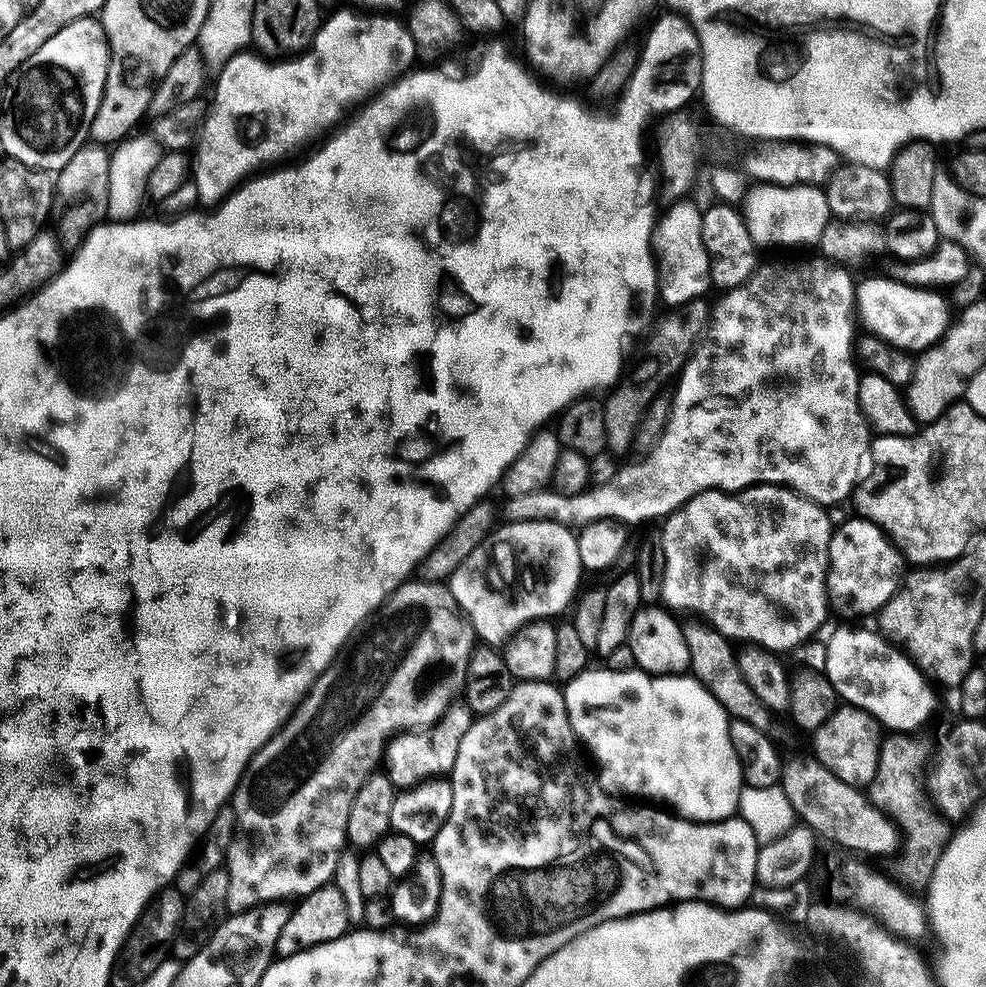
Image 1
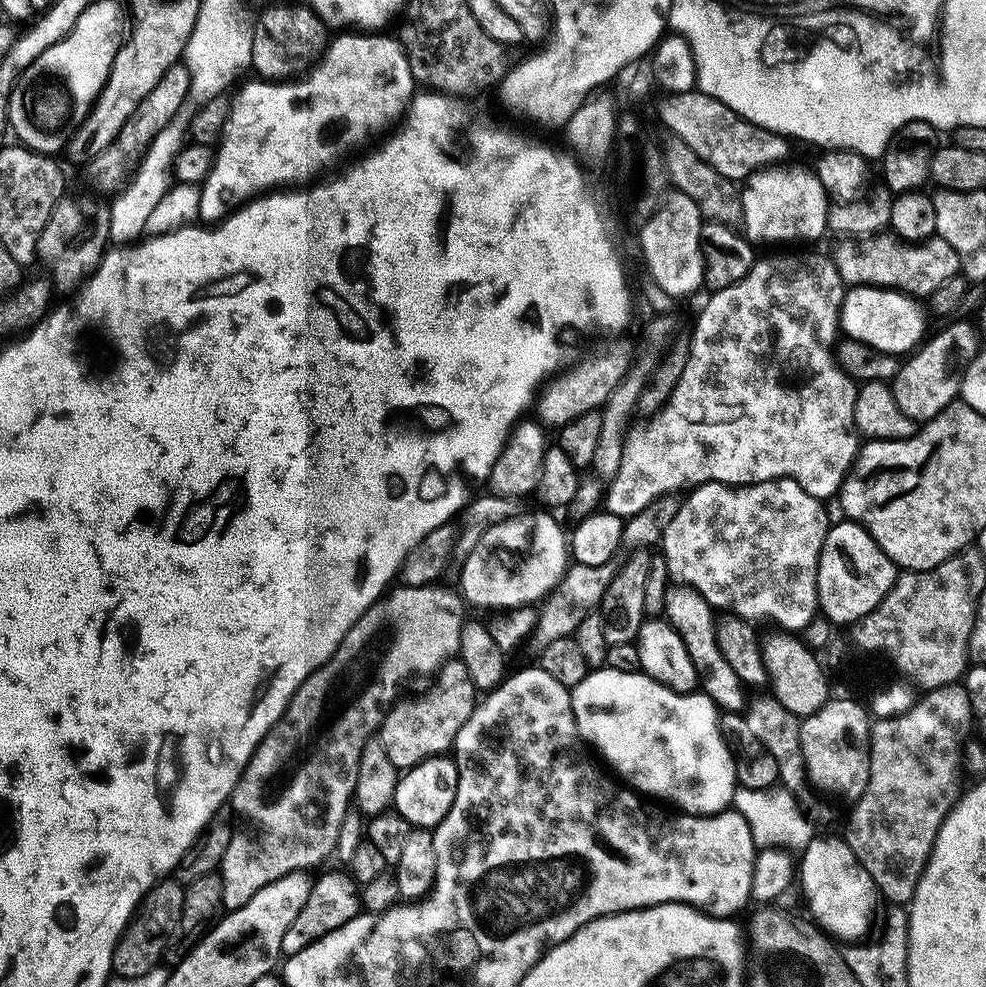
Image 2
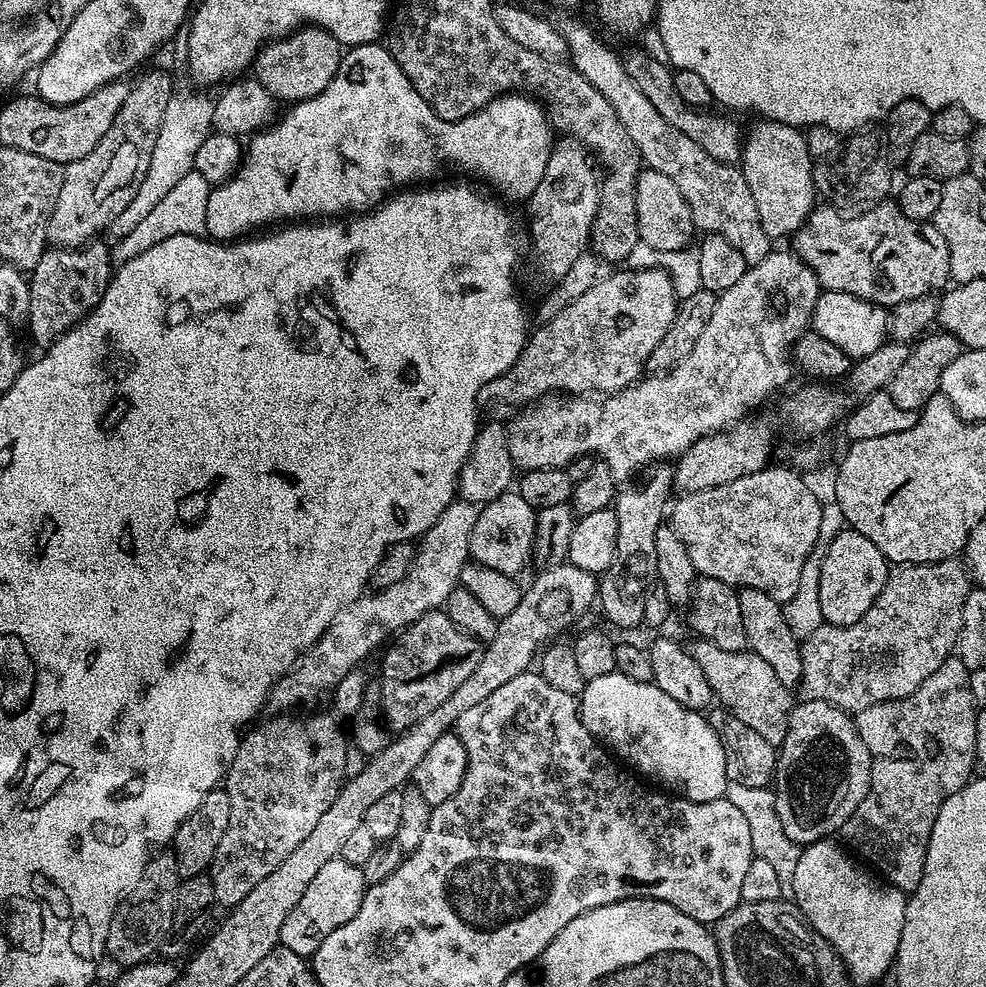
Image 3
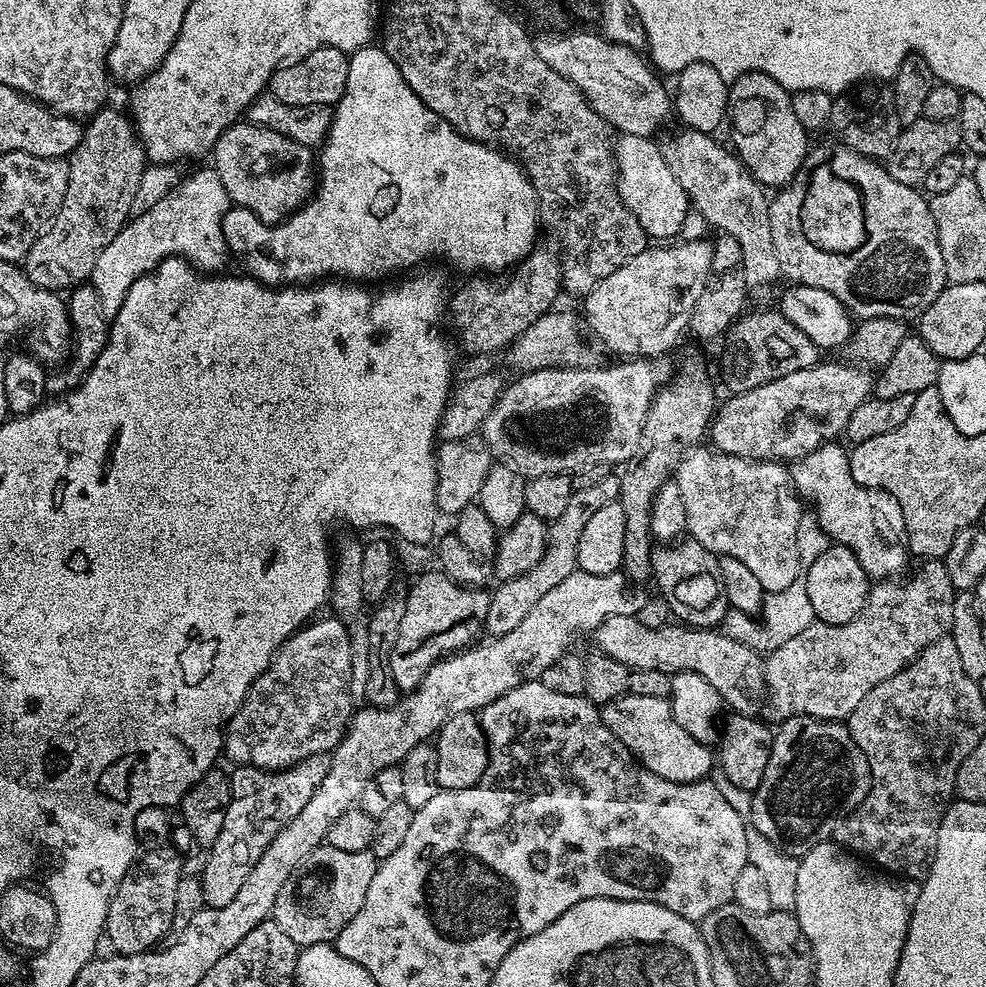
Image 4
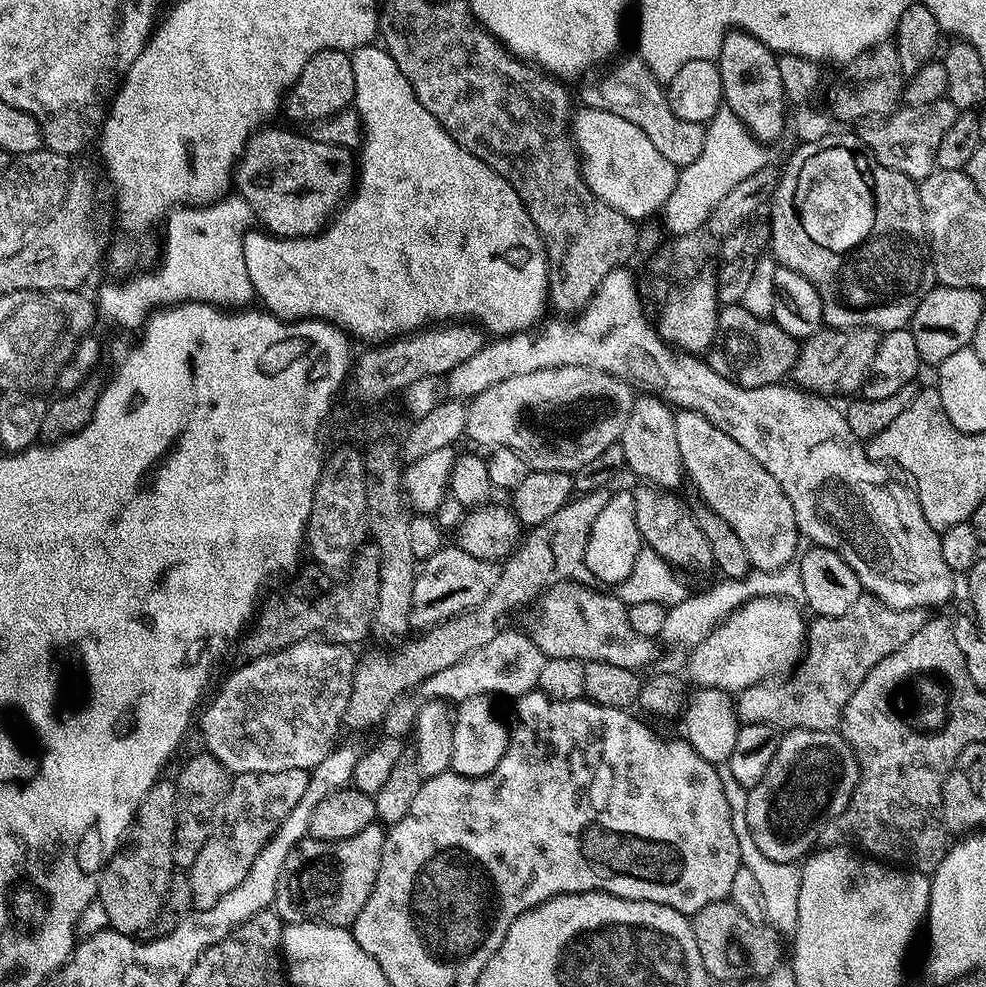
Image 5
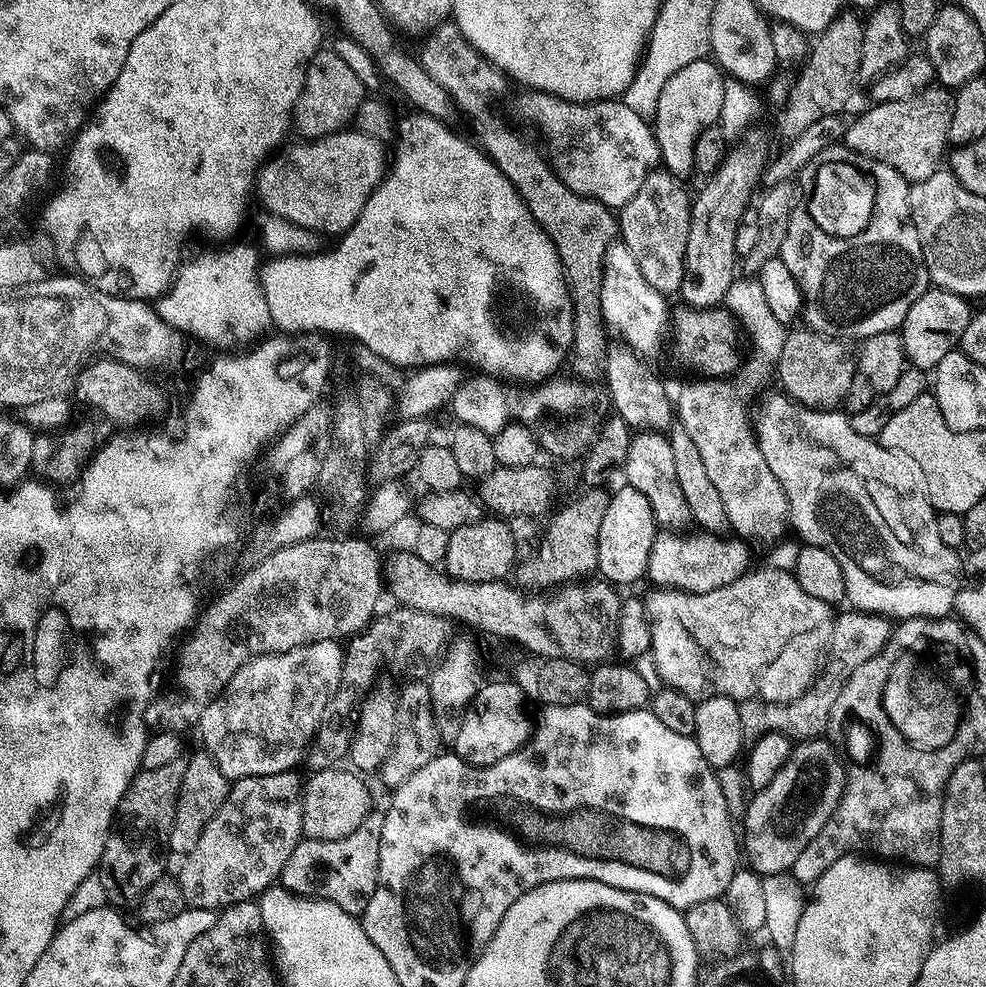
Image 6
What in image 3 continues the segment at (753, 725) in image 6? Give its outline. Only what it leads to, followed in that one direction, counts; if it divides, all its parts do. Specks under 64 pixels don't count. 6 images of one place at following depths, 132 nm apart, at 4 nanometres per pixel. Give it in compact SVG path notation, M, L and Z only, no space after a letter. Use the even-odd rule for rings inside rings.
M956 558L939 560L937 564L895 565L889 571L878 598L874 598L874 606L870 606L870 610L866 610L866 614L862 618L858 618L858 622L854 622L850 626L834 626L833 624L823 623L818 626L818 630L814 630L814 634L810 634L803 640L800 645L802 678L798 685L799 699L801 701L817 700L818 702L826 702L827 704L838 706L844 712L855 714L866 710L870 706L874 706L878 702L897 700L898 698L906 698L910 694L914 694L914 690L918 690L918 686L922 686L922 682L926 682L926 678L930 678L930 674L934 674L934 670L938 670L943 666L953 653L957 651L956 639L960 636L960 631L962 630L962 606L966 602L966 594L969 587L970 577L968 569Z

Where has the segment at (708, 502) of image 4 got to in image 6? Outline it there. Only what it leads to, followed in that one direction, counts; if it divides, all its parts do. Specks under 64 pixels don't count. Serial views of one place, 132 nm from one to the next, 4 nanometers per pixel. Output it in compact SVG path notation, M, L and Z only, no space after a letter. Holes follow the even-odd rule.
M700 378L697 379L700 380L697 382L697 384L688 384L685 386L684 389L681 390L680 392L680 397L677 395L674 400L674 408L675 411L678 413L678 423L683 426L683 428L686 430L686 434L690 434L690 438L694 443L698 446L698 450L700 451L701 457L702 457L702 463L706 466L706 471L710 473L710 479L714 481L714 487L718 489L718 495L722 498L722 506L726 506L726 518L728 519L728 528L731 529L731 531L736 531L733 533L736 533L739 537L742 538L749 538L750 536L754 540L776 540L779 538L780 535L783 534L784 528L786 532L786 525L789 523L789 518L788 518L788 503L786 502L786 494L782 490L782 486L778 486L778 478L774 478L774 473L770 471L770 466L766 466L766 458L762 458L762 450L758 446L758 442L756 441L756 430L754 427L754 420L753 417L750 415L748 416L748 404L746 401L744 401L744 396L742 393L740 393L740 388L736 384L727 384L727 379L724 378Z

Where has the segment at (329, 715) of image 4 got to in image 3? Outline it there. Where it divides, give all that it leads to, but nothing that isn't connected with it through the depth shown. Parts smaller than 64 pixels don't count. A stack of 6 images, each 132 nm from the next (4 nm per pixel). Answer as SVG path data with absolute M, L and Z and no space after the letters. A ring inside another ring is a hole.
M459 498L446 506L446 510L430 526L430 530L425 532L419 541L416 549L416 558L412 561L410 570L398 582L394 582L389 588L381 588L373 591L373 596L361 594L357 600L350 602L330 622L330 626L323 634L312 643L311 648L300 657L295 668L288 671L285 676L281 676L272 686L272 692L266 701L270 709L277 708L275 711L280 714L287 713L289 710L296 710L299 704L304 704L307 700L316 700L320 695L331 693L337 684L346 678L346 674L357 671L361 667L360 663L379 646L383 645L397 630L403 629L409 624L413 624L418 618L422 618L427 612L435 612L444 606L450 594L459 585L462 566L469 563L468 543L470 534L474 530L474 522L478 518L480 508L472 504L469 500Z

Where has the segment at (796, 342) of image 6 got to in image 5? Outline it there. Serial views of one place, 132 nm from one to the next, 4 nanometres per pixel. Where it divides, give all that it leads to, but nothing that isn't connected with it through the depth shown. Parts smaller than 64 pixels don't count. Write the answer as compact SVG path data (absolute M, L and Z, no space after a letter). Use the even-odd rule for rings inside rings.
M842 328L839 330L821 330L815 332L813 336L808 337L807 340L803 341L800 344L800 353L798 354L798 358L794 362L794 366L792 367L792 371L790 373L791 379L793 380L795 387L813 393L818 396L822 396L825 398L836 398L832 396L848 396L851 397L853 394L859 393L864 386L864 380L868 376L868 371L870 370L870 362L874 362L874 350L878 350L878 342L880 341L881 333L874 328Z

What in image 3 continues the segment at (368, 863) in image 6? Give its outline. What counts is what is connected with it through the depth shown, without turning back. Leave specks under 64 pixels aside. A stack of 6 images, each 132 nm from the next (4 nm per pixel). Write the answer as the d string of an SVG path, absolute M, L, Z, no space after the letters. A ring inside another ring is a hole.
M339 858L326 862L326 866L314 874L314 879L310 881L310 886L306 886L302 898L298 898L294 910L286 914L286 922L282 922L280 931L280 944L294 950L294 954L312 957L318 946L322 946L322 942L326 942L326 938L338 930L338 926L346 926L346 922L358 914L365 891L364 876L357 865Z

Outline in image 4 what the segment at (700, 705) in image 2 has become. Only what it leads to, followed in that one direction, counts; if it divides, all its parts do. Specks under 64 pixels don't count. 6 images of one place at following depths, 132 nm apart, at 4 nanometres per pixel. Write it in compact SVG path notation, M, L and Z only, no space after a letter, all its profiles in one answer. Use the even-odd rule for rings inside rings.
M621 694L603 705L602 715L610 730L633 756L663 780L689 784L691 780L705 779L713 771L713 749L696 740L676 721L668 700Z

